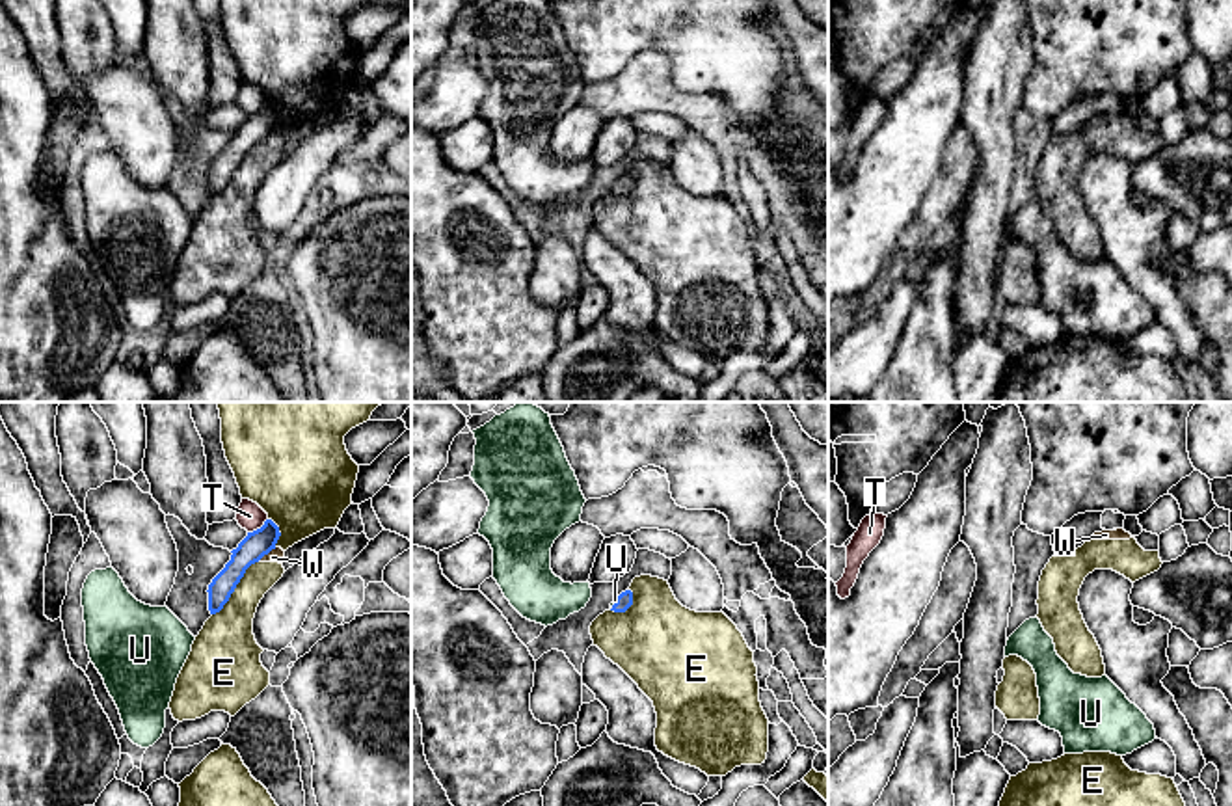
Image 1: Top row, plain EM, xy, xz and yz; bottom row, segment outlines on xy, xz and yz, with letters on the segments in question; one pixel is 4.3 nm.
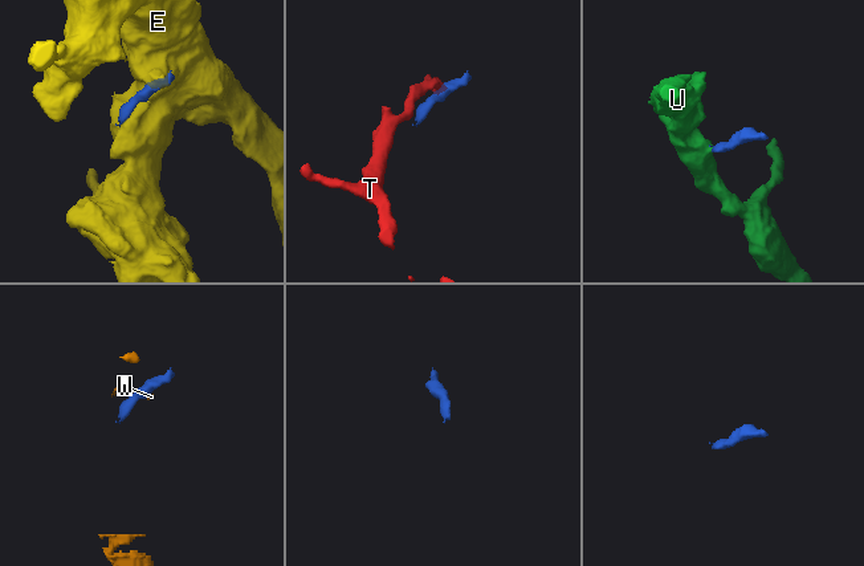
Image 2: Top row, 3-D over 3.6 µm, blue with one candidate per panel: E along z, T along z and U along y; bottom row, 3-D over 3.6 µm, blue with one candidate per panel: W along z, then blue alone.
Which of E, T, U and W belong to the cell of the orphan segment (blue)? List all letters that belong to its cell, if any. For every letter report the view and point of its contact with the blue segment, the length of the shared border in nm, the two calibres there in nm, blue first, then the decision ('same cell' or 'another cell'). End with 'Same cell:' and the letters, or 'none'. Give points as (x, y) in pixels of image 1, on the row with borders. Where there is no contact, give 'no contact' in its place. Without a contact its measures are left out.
E: contact xy (235, 587); length 300 nm; calibres 120 and 240 nm; another cell
T: contact xy (257, 529); length 110 nm; calibres 120 and 120 nm; another cell
U: contact xz (613, 605); length 60 nm; calibres 70 and 20 nm; same cell
W: contact xy (267, 553); length 110 nm; calibres 120 and 60 nm; another cell
Same cell: U

